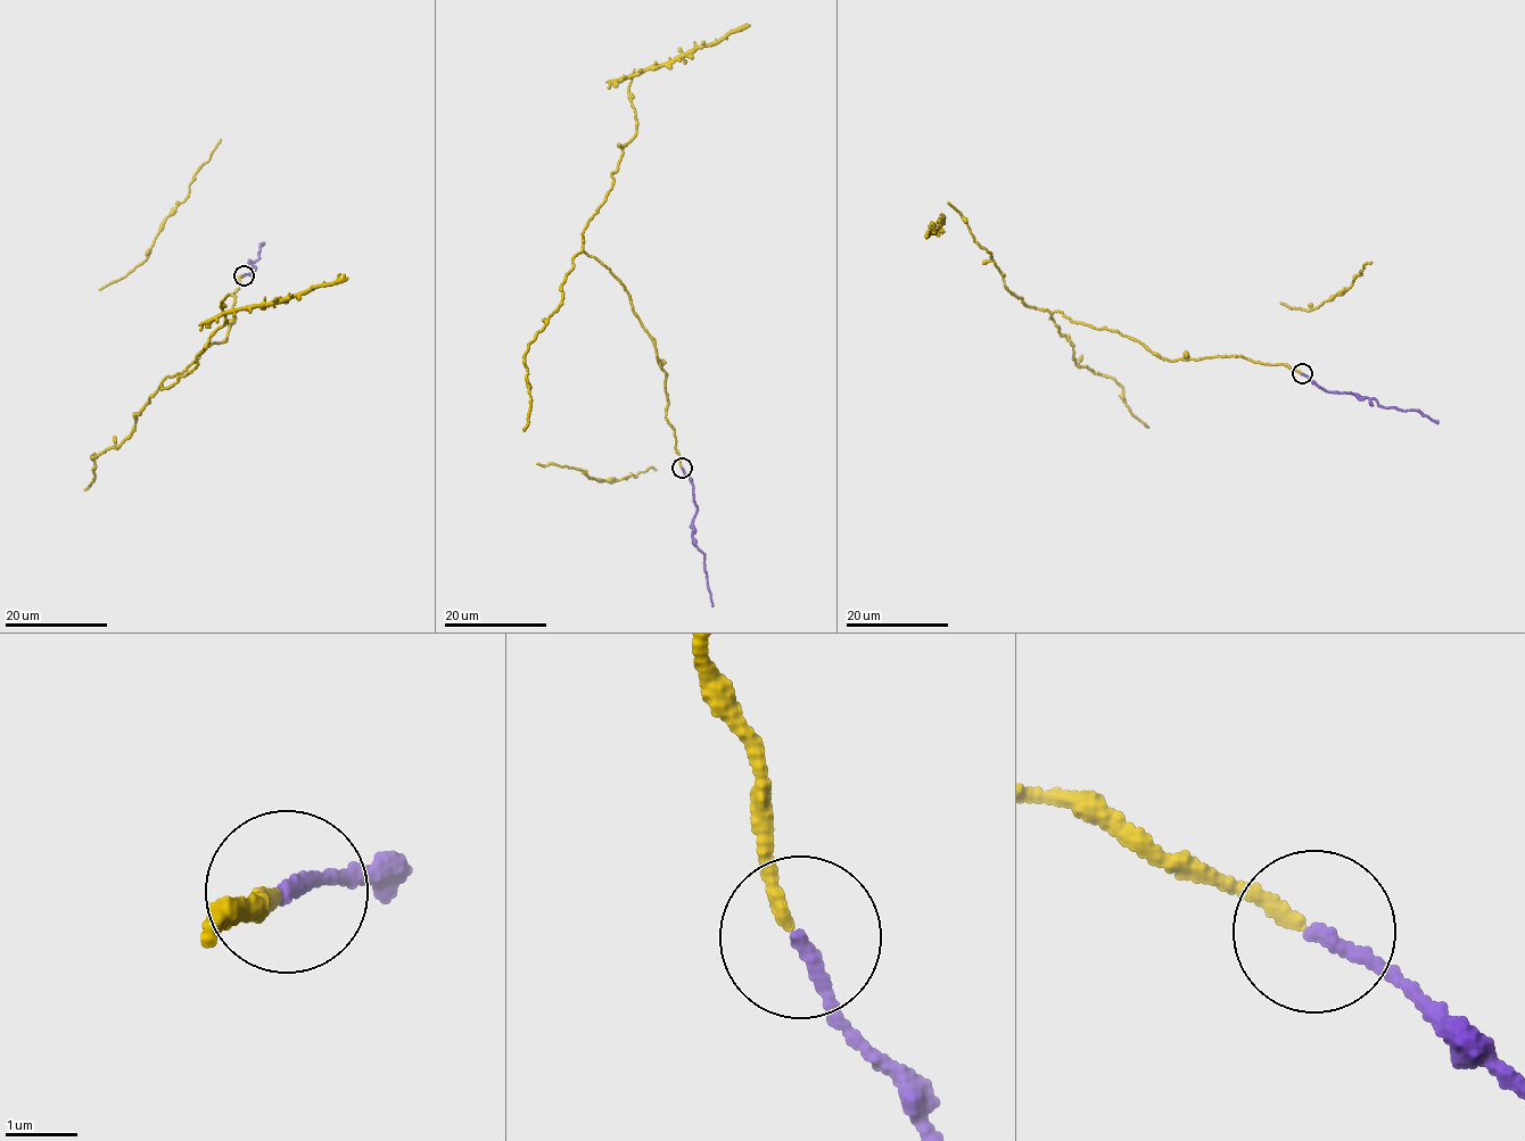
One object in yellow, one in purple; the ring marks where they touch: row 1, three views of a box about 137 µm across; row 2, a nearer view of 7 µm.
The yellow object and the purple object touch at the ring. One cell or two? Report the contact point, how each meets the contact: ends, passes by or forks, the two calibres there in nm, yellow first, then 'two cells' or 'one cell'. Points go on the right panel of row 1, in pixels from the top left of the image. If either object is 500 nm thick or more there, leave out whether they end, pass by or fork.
place (1302, 373); yellow ends; purple ends; calibres 180 and 190 nm; one cell

